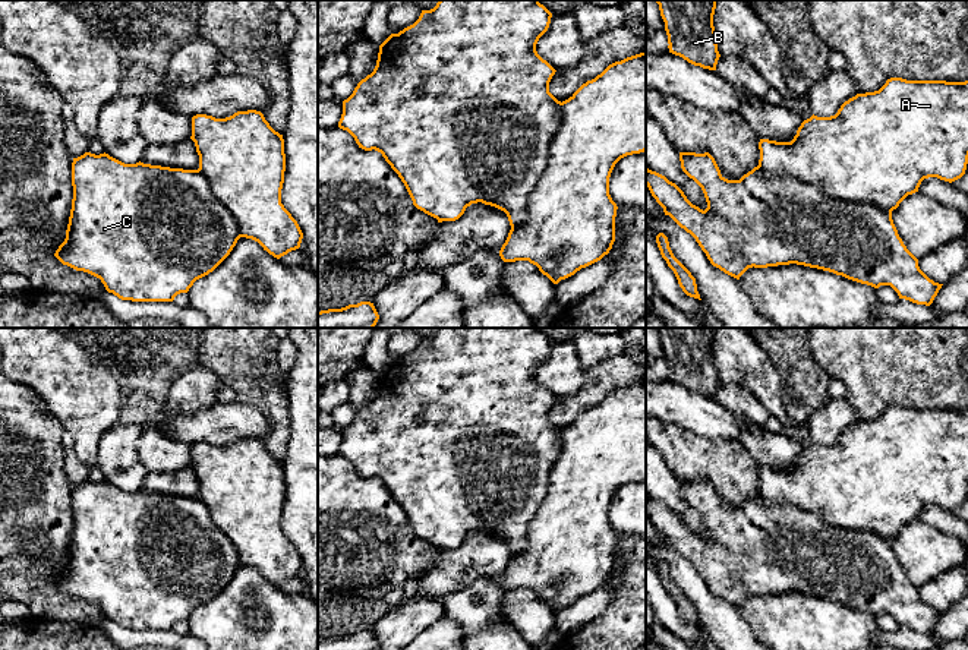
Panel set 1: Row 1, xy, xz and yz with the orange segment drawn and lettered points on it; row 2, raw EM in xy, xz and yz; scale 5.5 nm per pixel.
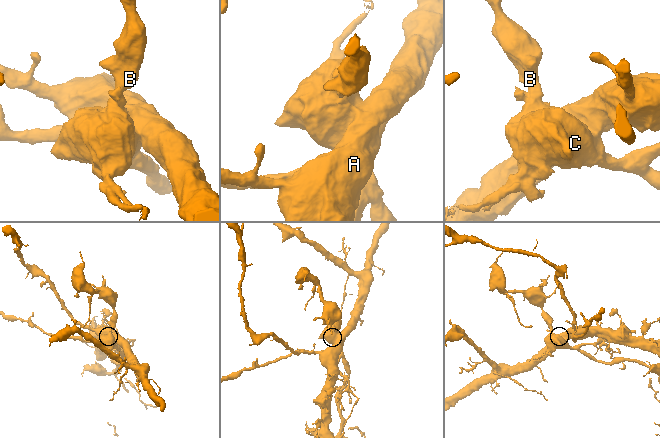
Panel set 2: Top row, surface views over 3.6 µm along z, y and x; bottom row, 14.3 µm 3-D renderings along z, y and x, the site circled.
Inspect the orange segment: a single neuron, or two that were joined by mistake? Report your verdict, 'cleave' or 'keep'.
cleave

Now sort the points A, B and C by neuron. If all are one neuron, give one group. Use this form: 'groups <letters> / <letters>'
groups A / B C

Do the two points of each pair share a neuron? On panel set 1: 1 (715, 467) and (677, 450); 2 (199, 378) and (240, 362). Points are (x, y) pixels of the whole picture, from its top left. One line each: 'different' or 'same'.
1: same
2: different

